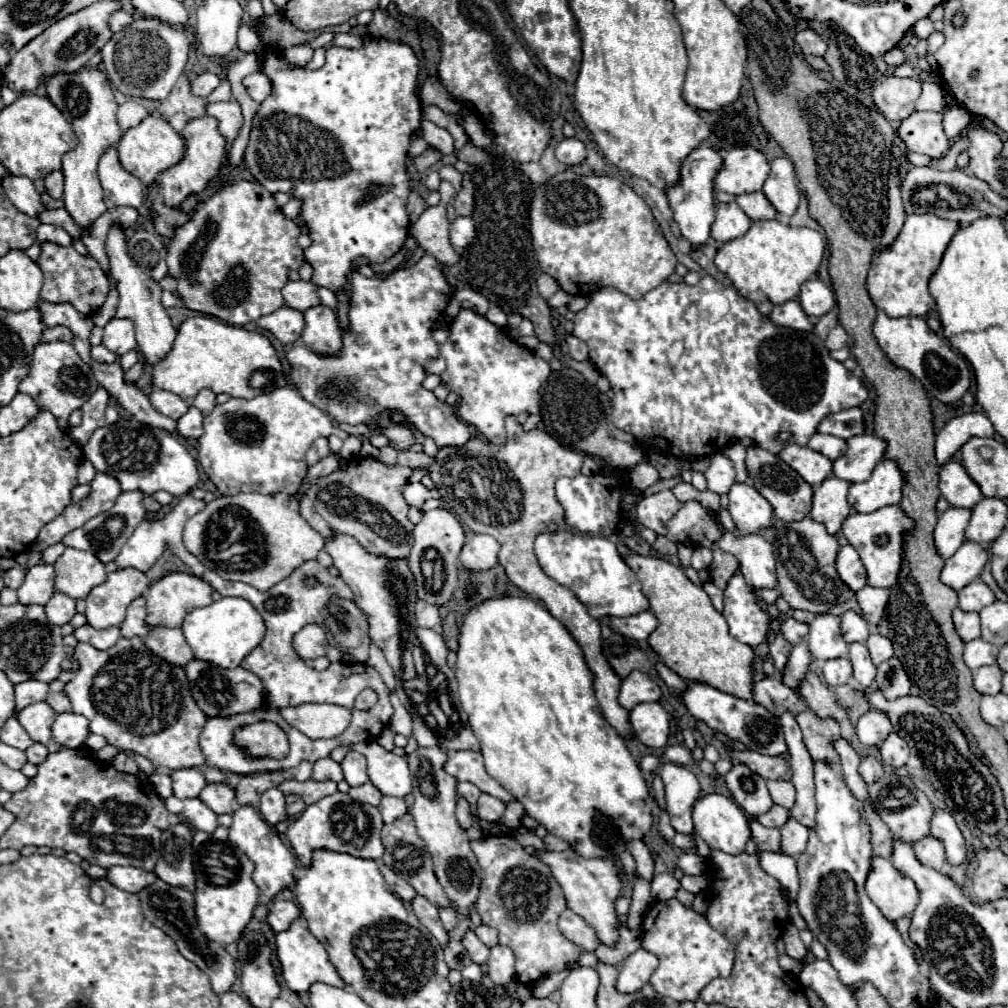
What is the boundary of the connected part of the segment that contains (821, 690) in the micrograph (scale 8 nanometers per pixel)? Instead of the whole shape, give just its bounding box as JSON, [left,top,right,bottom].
[797,671,847,721]

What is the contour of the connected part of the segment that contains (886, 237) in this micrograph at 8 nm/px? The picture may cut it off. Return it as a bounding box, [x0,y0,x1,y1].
[879,163,905,249]

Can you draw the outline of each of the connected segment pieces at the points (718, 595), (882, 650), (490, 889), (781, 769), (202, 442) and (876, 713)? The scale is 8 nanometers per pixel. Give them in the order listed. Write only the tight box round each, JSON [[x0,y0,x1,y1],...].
[[703,581,723,611],[867,633,893,665],[471,833,583,987],[733,751,793,781],[199,385,349,495],[857,709,891,745]]

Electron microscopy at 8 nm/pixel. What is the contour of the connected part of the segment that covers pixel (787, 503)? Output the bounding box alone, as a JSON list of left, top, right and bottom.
[745,445,813,523]

